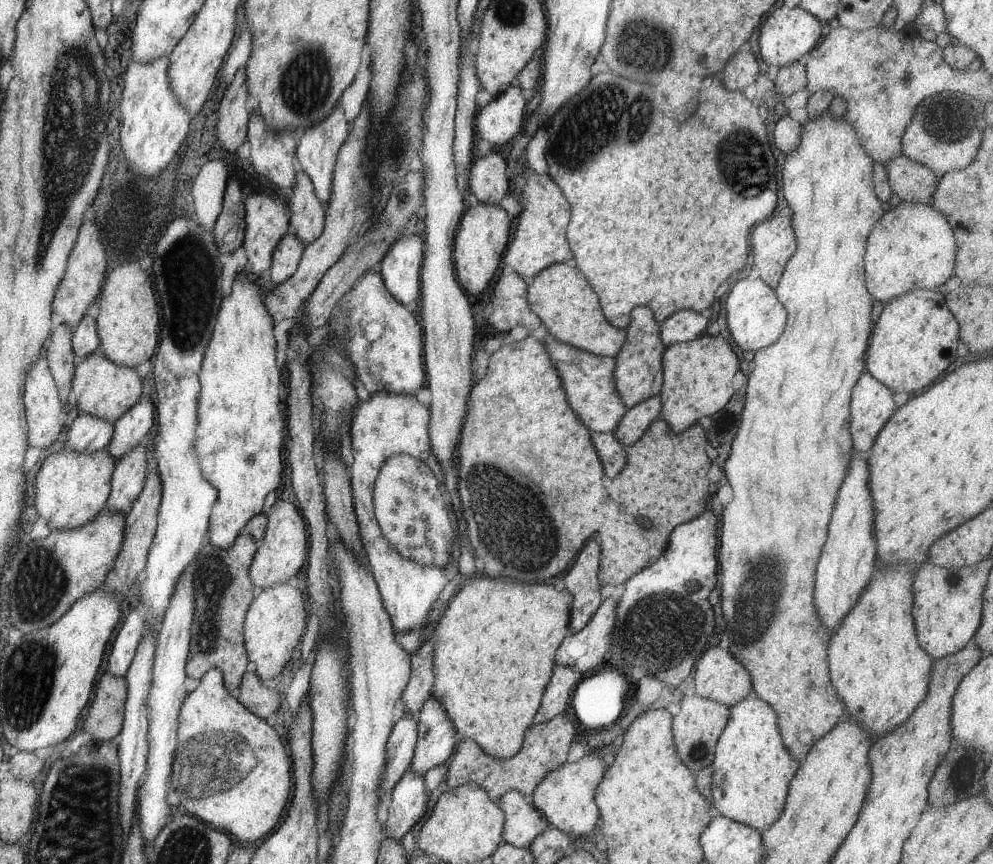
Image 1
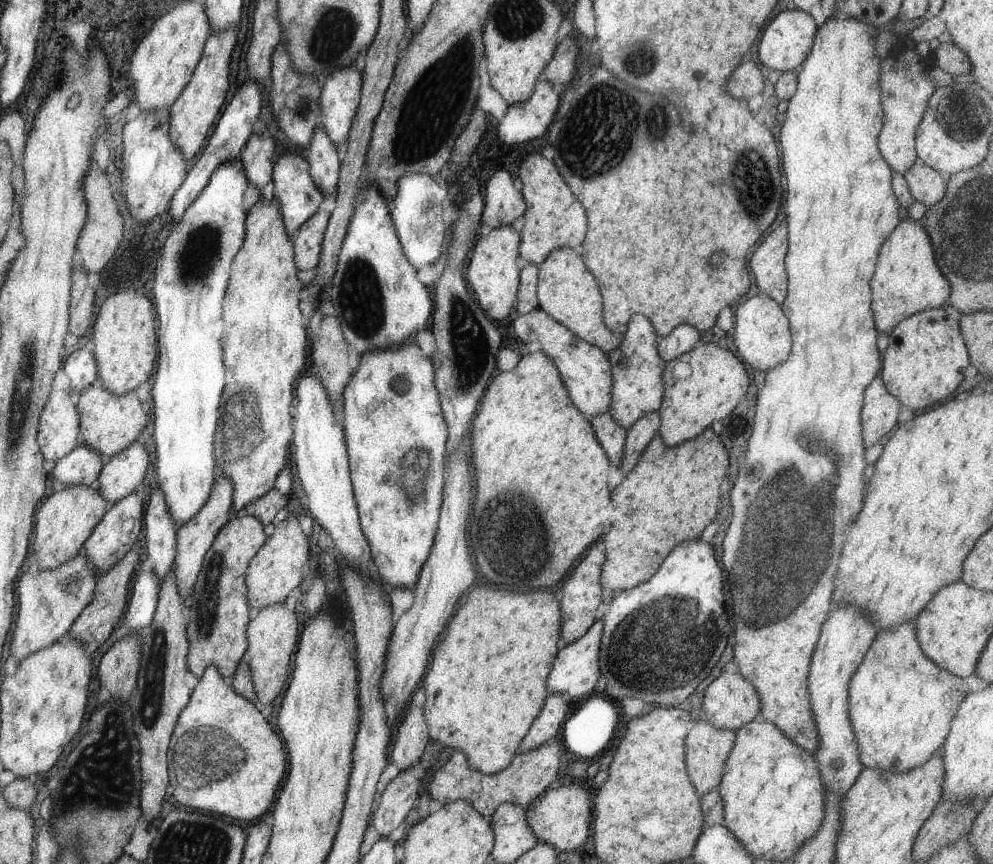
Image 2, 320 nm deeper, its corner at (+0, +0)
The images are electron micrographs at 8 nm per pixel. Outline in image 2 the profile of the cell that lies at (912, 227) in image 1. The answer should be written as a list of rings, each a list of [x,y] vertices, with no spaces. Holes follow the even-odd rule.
[[[911,218],[900,222],[890,238],[886,238],[880,250],[878,270],[870,286],[874,292],[871,305],[875,327],[879,333],[886,334],[890,334],[899,322],[916,313],[945,307],[951,296],[951,284],[936,264],[928,233],[918,221]]]

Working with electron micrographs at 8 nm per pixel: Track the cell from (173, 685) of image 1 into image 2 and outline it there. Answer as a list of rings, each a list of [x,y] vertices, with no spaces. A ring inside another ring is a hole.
[[[218,475],[214,480],[213,492],[210,494],[207,504],[202,506],[202,509],[190,521],[183,523],[177,531],[177,552],[172,569],[174,570],[179,592],[185,598],[185,601],[191,598],[194,586],[197,585],[198,574],[200,568],[203,568],[206,552],[233,516],[234,488],[233,482],[226,475]]]

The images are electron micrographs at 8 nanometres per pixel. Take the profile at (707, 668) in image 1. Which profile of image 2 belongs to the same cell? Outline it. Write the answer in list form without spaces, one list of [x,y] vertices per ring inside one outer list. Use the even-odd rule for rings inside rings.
[[[724,671],[706,688],[702,704],[703,712],[699,716],[702,721],[716,728],[737,731],[758,718],[760,709],[760,697],[753,684],[740,673],[732,674]]]

